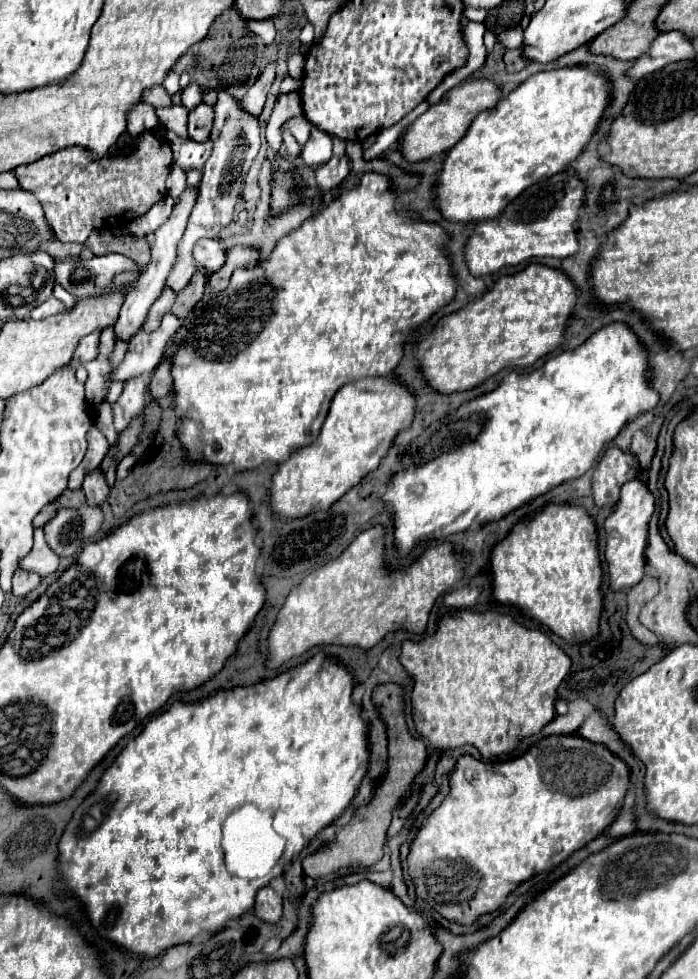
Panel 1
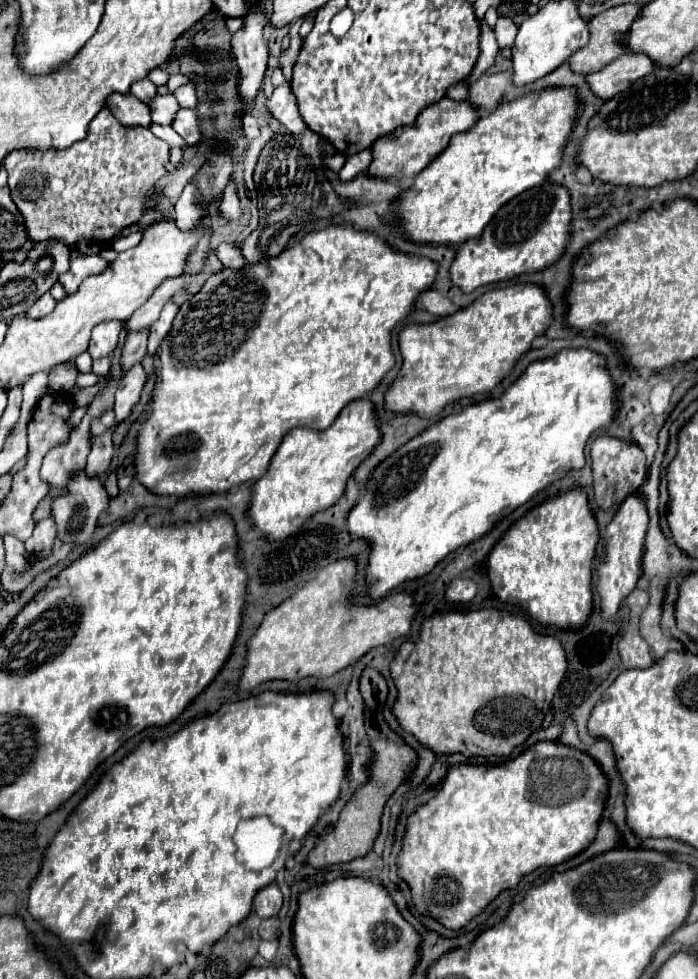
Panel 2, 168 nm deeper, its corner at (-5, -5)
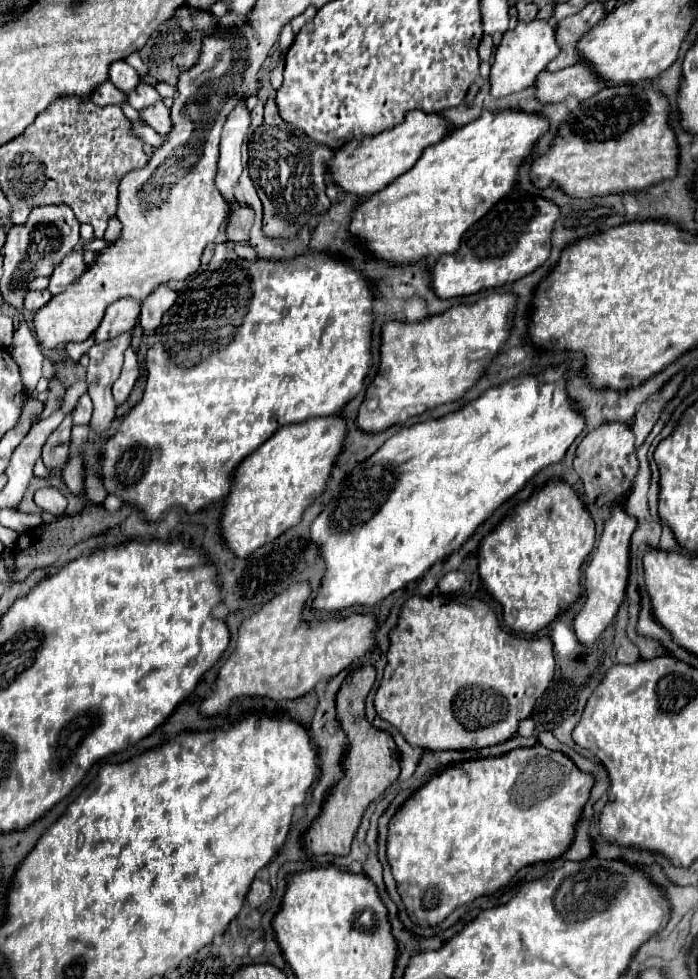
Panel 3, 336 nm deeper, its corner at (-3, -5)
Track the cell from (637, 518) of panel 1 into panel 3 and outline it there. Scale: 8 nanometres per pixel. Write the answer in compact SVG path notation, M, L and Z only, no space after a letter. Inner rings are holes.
M615 507L613 515L609 521L605 521L603 535L599 539L597 551L593 553L591 563L585 569L585 587L587 587L587 601L583 609L575 617L575 633L581 643L593 643L605 627L613 621L617 609L621 607L625 599L625 589L627 589L627 579L629 579L629 545L631 545L631 535L637 529L635 517L625 513L623 507Z

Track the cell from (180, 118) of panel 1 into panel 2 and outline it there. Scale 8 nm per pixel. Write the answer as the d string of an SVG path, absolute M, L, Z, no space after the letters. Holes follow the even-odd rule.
M167 93L167 95L157 95L157 97L153 97L153 101L149 103L149 111L153 111L153 115L151 115L153 123L171 125L175 113L179 111L179 103L175 101L175 97L173 97L171 93Z

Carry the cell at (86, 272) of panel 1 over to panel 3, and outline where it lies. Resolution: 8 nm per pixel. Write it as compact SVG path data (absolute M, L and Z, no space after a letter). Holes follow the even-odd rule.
M73 251L71 255L67 255L53 271L51 275L51 283L49 283L49 293L57 295L61 291L67 289L67 285L79 281L79 277L83 277L87 273L89 265L83 261L83 253L81 251Z

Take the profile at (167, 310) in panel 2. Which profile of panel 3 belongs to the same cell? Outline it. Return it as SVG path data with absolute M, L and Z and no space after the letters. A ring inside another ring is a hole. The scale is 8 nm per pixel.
M163 285L163 287L155 289L151 293L151 297L147 297L147 301L143 301L139 325L141 325L145 335L153 335L155 333L155 329L161 323L161 317L167 313L167 309L173 307L175 299L177 299L177 291L167 287L167 285Z

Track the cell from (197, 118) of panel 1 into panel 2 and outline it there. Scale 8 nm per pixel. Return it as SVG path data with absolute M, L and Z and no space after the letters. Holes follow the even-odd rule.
M179 109L177 117L173 117L173 125L171 125L185 141L187 147L195 145L201 139L199 133L199 125L197 125L197 115L193 109Z

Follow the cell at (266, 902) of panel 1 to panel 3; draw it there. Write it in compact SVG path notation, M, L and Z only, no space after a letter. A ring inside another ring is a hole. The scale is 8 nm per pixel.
M257 877L257 879L251 883L251 889L249 889L249 893L247 893L247 903L249 903L253 909L257 909L257 907L261 907L261 905L269 899L269 895L271 895L271 885L269 885L265 879Z

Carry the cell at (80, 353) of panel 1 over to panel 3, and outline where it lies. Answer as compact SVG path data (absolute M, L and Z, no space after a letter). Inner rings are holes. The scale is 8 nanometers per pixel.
M131 299L115 301L105 311L103 321L99 323L99 327L93 333L95 343L101 343L101 341L111 339L119 333L125 333L127 329L133 329L137 319L139 319L139 309L141 309L141 305L137 301L131 301Z

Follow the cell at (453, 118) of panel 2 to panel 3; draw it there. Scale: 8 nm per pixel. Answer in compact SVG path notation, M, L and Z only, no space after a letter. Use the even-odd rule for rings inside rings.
M411 111L405 115L403 123L399 123L395 129L383 131L379 135L371 135L363 141L349 141L343 145L343 149L335 151L333 159L329 161L329 171L333 175L333 181L347 193L357 197L369 197L383 187L387 187L391 181L407 173L423 155L423 151L435 143L439 143L447 133L451 131L451 125L445 117L437 113L423 113L423 111Z

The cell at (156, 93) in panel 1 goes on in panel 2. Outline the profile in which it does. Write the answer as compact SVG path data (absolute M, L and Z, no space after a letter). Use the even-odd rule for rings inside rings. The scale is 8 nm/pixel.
M141 79L141 81L135 81L129 89L129 93L133 93L137 99L141 99L143 103L149 105L149 101L157 95L157 87L149 81L149 79Z

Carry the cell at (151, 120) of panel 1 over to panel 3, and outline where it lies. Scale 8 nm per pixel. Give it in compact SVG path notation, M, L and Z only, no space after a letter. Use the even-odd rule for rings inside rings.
M109 81L99 85L99 89L95 89L95 93L91 95L91 101L99 107L105 107L105 105L125 105L127 103L127 93L115 89L115 85L111 85Z

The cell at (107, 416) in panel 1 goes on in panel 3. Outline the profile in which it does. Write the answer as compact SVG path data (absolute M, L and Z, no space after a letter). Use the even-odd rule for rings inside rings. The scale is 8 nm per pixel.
M85 393L81 395L77 407L75 407L75 413L73 413L74 425L87 425L91 421L91 413L93 413L93 403L91 403L91 397Z

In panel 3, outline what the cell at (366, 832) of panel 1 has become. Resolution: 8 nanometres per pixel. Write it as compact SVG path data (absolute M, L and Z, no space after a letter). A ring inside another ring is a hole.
M363 665L343 681L337 693L337 717L347 733L349 749L343 761L345 769L343 781L339 781L335 793L327 797L319 817L311 823L305 835L305 847L315 855L333 855L333 857L349 855L349 847L361 825L363 813L399 777L399 753L393 743L393 737L387 731L373 727L365 717L365 699L373 689L375 677L377 677L375 667Z

